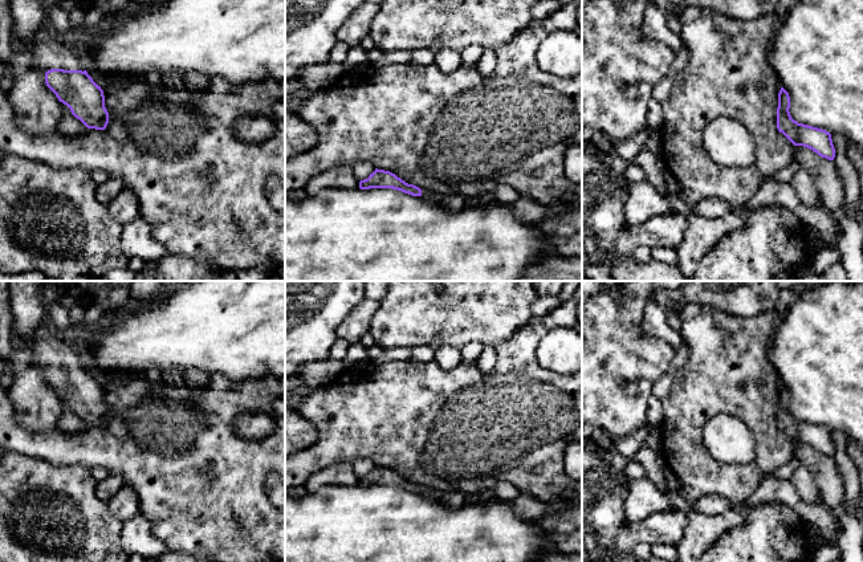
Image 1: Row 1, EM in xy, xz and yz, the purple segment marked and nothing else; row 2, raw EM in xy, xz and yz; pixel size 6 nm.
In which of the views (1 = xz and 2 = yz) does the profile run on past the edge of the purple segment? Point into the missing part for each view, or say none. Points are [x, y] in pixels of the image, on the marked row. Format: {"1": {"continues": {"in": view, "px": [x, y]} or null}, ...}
{"1": {"continues": null}, "2": {"continues": null}}

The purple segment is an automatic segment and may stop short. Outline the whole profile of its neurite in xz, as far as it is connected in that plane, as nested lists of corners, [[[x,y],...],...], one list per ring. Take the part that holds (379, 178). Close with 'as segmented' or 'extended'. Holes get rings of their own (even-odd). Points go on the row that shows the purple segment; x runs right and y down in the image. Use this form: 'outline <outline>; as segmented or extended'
outline [[[375,168],[375,171],[370,174],[367,179],[359,182],[359,188],[392,188],[412,196],[422,196],[422,190],[419,187],[406,183],[390,171],[378,168]]]; as segmented

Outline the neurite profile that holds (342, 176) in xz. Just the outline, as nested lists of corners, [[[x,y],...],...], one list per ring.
[[[339,164],[334,168],[314,175],[308,184],[305,191],[309,196],[318,195],[322,190],[357,190],[359,188],[359,180],[354,175],[353,166]]]

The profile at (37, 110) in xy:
[[[29,69],[8,91],[19,127],[30,135],[52,134],[62,118],[56,94],[45,84],[45,70]]]

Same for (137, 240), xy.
[[[141,216],[123,225],[121,248],[127,258],[138,257],[147,262],[156,262],[168,254],[167,249],[154,239],[150,225]]]

